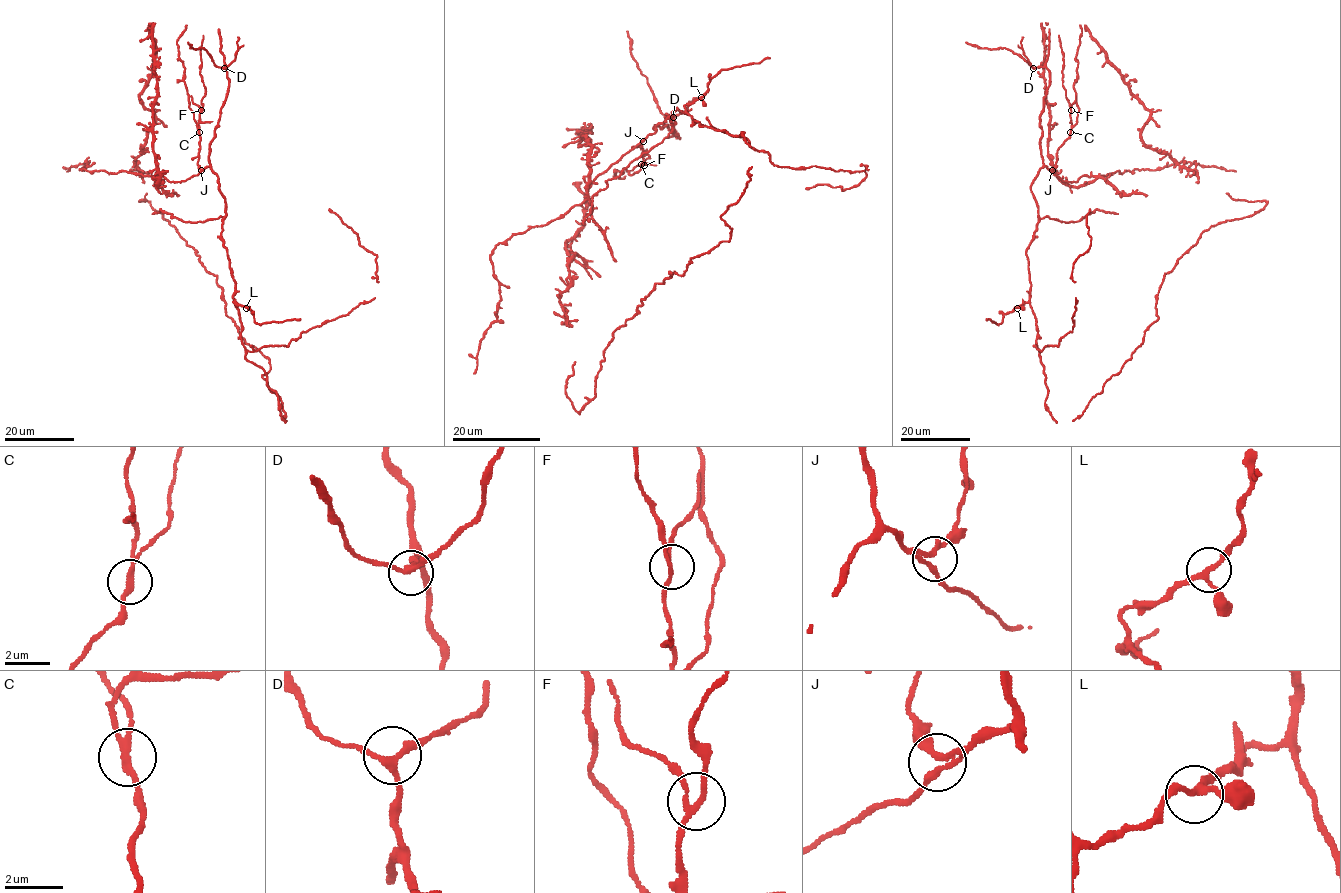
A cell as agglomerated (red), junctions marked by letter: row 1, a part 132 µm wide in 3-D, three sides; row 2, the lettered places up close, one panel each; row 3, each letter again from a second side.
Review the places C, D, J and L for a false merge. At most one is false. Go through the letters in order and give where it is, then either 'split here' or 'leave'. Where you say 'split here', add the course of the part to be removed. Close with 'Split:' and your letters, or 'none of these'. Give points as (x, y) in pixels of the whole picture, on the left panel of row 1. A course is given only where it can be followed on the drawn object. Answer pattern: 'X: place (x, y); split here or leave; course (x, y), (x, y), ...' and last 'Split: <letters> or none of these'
C: place (199, 132); split here; course (199, 132), (197, 123), (205, 94), (200, 74), (203, 35)
D: place (224, 68); leave
J: place (201, 170); leave
L: place (246, 308); leave
Split: C

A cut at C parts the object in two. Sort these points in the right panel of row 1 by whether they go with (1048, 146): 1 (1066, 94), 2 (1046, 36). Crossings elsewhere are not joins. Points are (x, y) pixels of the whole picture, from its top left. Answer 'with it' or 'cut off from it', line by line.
1: cut off from it
2: with it

